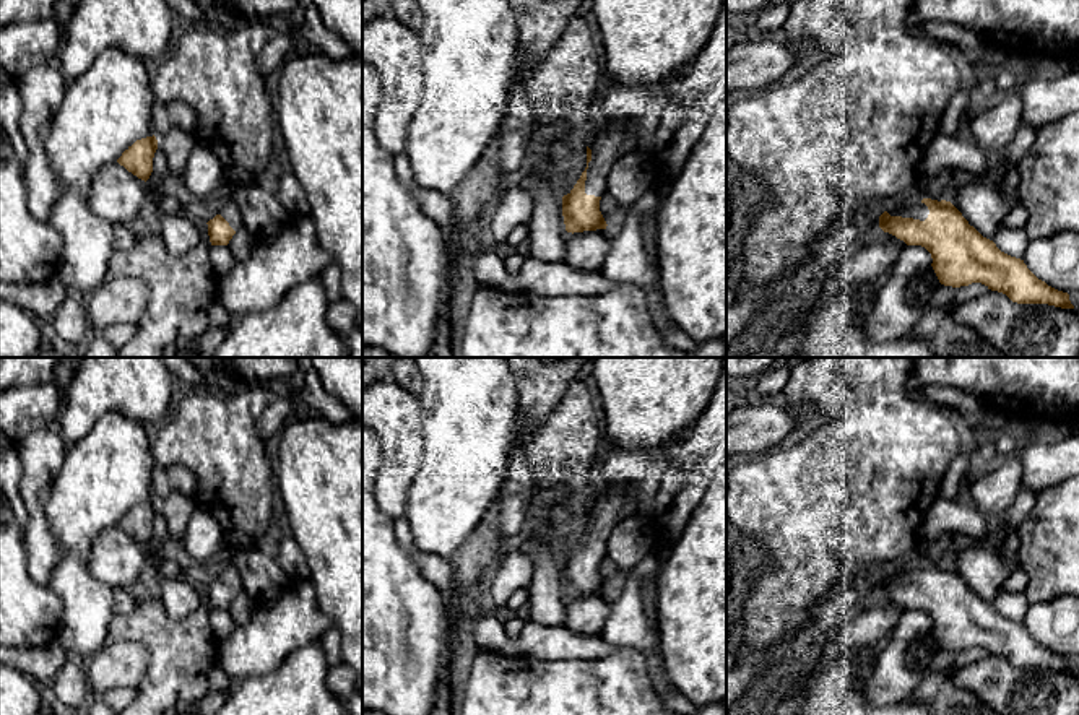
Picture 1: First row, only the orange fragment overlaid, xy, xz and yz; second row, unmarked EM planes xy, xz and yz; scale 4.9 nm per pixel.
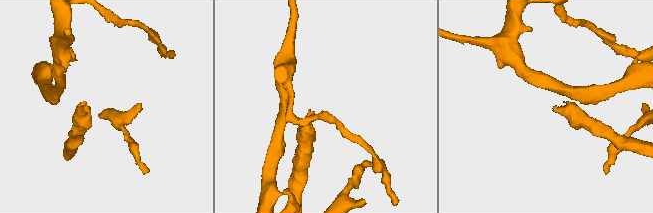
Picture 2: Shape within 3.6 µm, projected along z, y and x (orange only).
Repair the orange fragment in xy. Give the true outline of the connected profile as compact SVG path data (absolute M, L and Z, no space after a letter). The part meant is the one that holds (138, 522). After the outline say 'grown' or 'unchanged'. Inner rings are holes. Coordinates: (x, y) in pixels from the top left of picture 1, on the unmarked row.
M146 500L136 504L132 510L128 510L117 523L117 526L124 530L128 536L146 546L153 536L153 522L156 514L156 500Z; unchanged

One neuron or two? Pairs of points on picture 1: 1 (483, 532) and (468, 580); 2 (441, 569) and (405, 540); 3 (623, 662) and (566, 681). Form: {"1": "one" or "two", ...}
{"1": "one", "2": "one", "3": "one"}

